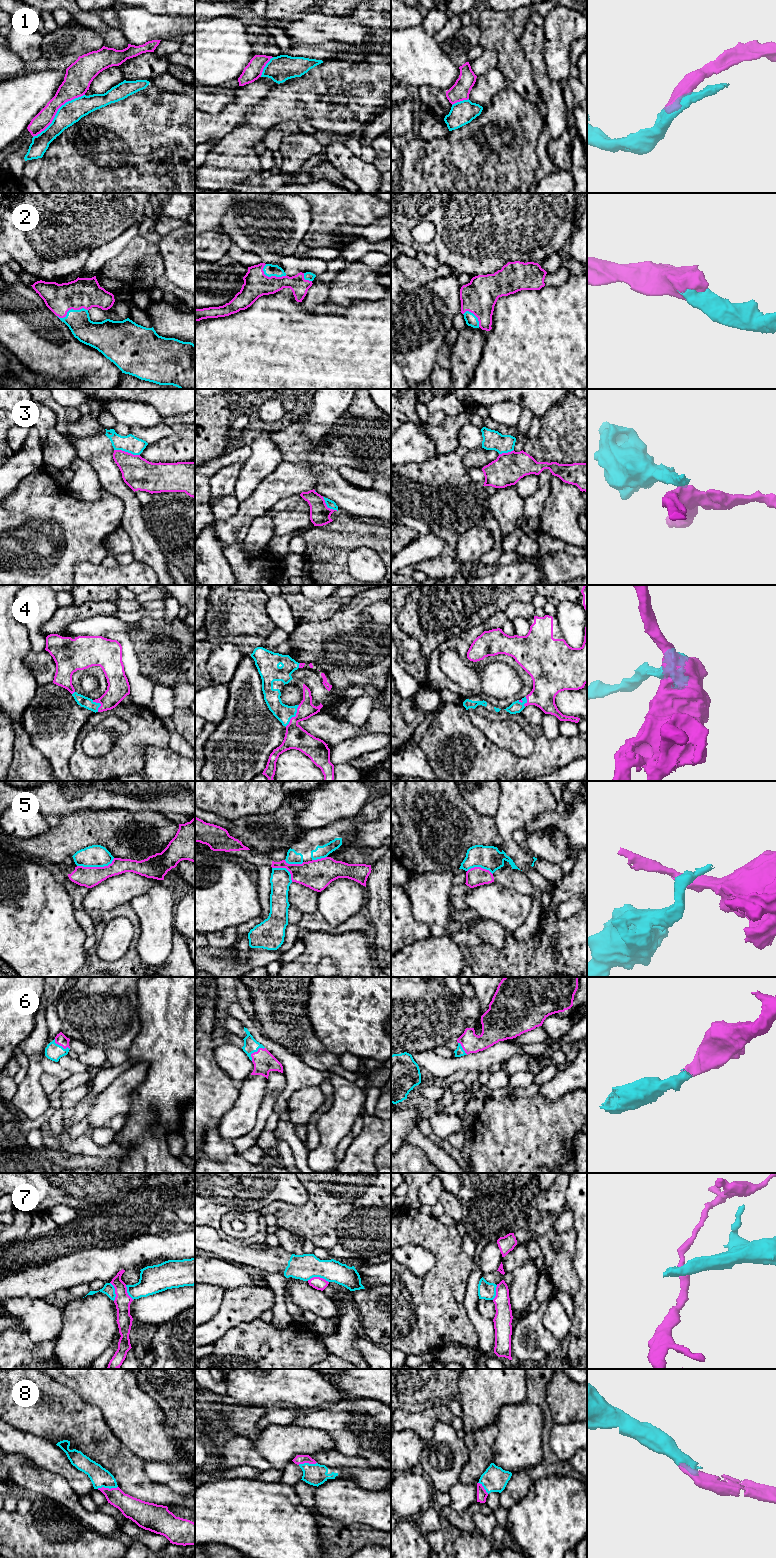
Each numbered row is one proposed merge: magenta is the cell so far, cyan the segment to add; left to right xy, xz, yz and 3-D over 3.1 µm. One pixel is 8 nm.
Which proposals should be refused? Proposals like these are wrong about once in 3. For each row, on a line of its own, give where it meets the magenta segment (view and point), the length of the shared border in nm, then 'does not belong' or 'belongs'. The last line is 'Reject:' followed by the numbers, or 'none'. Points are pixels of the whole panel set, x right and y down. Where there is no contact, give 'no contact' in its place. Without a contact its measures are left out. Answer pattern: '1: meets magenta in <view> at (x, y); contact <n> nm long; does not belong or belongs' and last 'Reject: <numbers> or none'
1: meets magenta in xy at (56, 112); contact 550 nm long; does not belong
2: meets magenta in xy at (71, 308); contact 260 nm long; belongs
3: meets magenta in xy at (127, 452); contact 220 nm long; does not belong
4: meets magenta in xz at (295, 716); contact 200 nm long; belongs
5: meets magenta in xy at (96, 867); contact 320 nm long; does not belong
6: meets magenta in xz at (254, 1052); contact 160 nm long; belongs
7: meets magenta in xz at (318, 1277); contact 180 nm long; does not belong
8: meets magenta in xy at (107, 1488); contact 170 nm long; belongs
Reject: 1, 3, 5, 7

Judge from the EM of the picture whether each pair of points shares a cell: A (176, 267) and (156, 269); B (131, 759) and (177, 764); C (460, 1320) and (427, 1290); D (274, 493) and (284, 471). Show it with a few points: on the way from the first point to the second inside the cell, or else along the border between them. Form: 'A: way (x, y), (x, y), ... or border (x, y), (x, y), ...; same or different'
A: border (156, 246), (163, 263), (164, 275), (178, 287); different
B: border (164, 747), (145, 748), (143, 769); different
C: way (454, 1314), (451, 1314), (436, 1299); same
D: way (277, 488), (284, 481), (284, 476); same

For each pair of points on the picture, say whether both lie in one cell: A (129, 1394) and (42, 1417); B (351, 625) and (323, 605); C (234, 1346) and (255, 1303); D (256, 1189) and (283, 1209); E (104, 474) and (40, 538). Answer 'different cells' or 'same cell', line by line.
A: different cells
B: different cells
C: different cells
D: different cells
E: different cells

